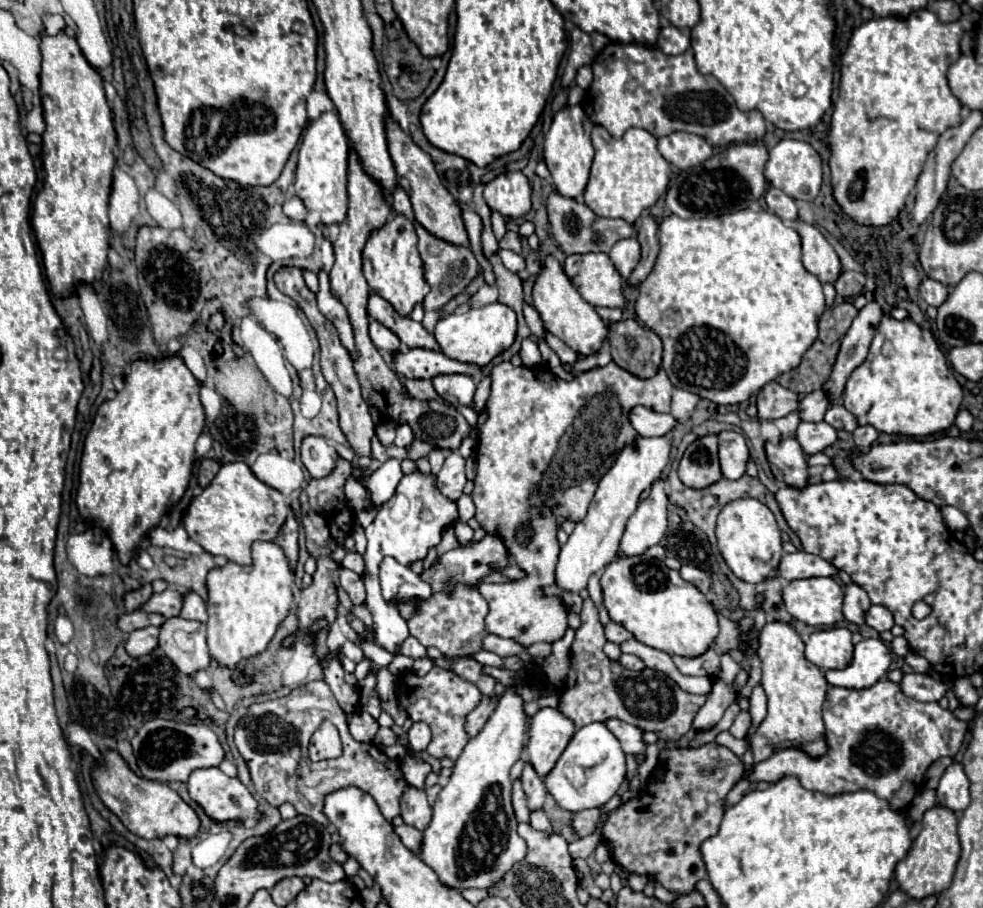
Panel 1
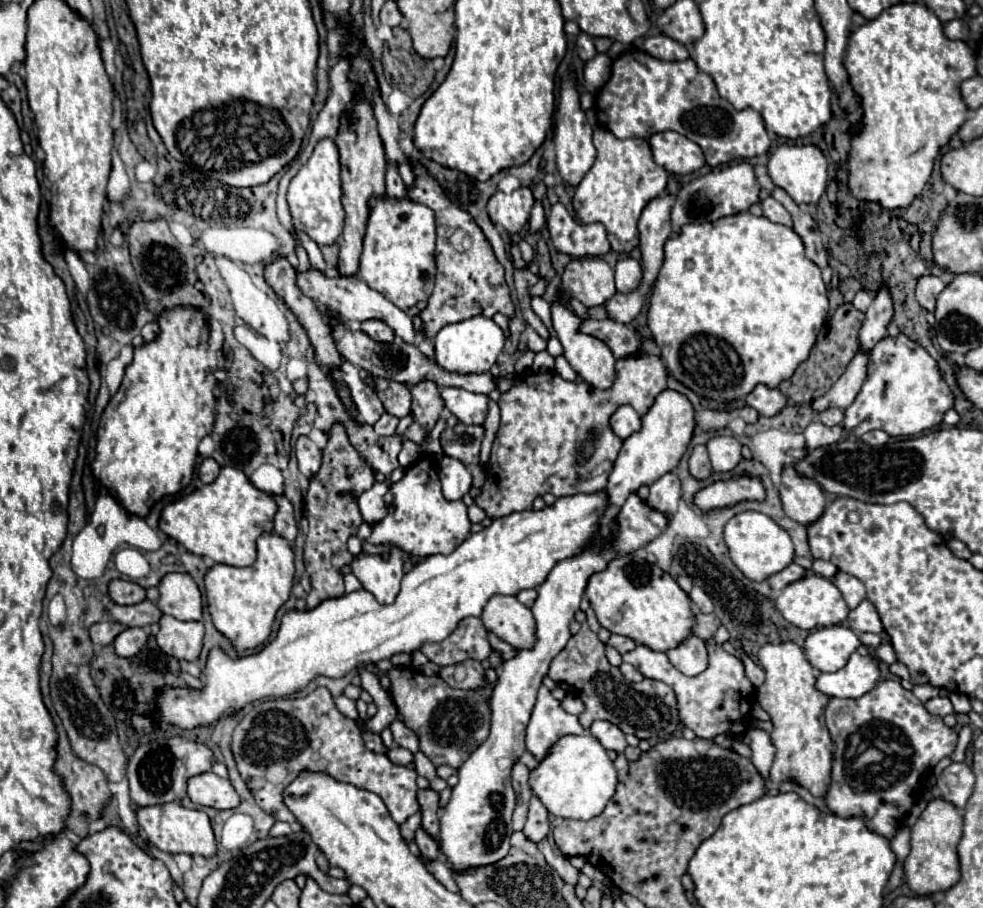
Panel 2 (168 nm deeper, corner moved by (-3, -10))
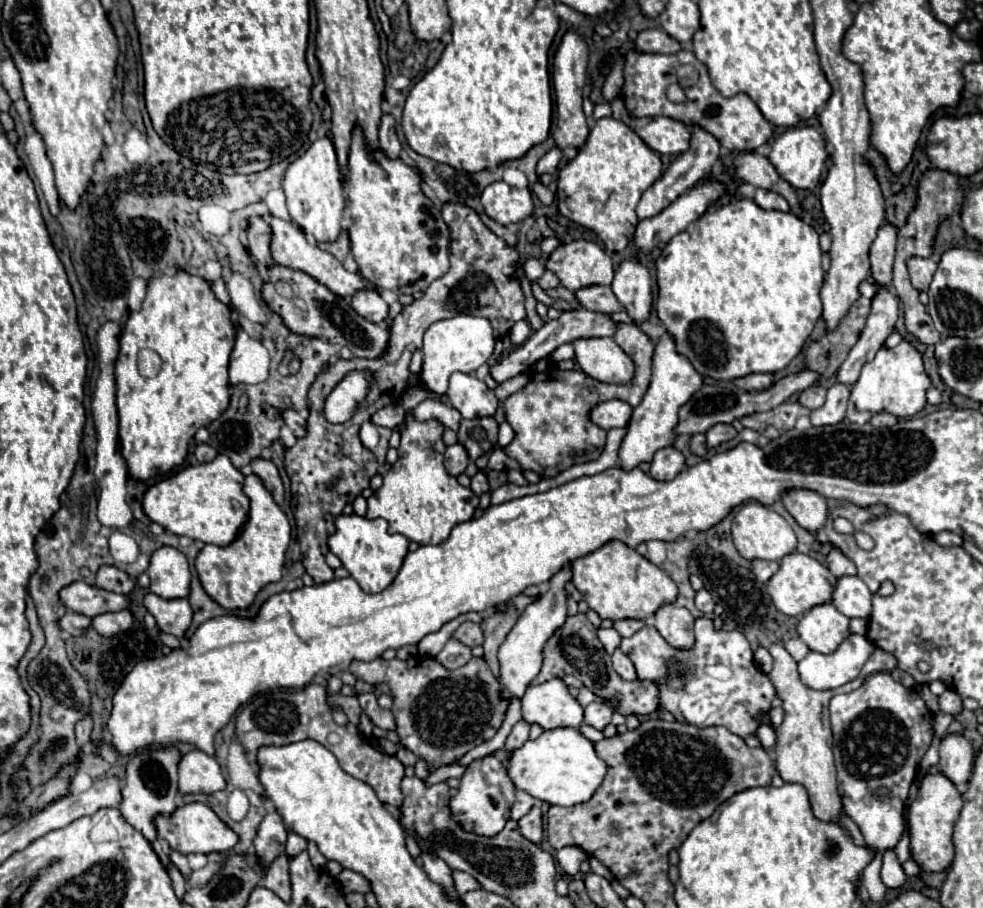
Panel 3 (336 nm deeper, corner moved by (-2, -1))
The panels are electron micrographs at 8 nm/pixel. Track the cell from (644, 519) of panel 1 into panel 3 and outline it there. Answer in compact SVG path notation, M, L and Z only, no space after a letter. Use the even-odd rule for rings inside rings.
M662 448L654 454L654 460L650 464L650 476L654 480L672 480L680 474L684 468L684 456L676 448Z

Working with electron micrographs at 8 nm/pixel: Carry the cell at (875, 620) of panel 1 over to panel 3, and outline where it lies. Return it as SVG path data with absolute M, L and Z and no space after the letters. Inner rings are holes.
M858 576L838 578L838 584L832 596L832 604L848 618L868 620L872 614L872 594ZM844 584L848 586L844 588Z

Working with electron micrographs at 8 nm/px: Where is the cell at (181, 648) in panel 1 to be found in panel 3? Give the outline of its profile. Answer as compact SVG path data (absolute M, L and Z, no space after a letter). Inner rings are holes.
M148 594L144 598L148 612L156 618L158 628L164 634L172 634L176 638L184 638L186 630L192 624L192 608L186 598L176 600L162 600L156 594Z

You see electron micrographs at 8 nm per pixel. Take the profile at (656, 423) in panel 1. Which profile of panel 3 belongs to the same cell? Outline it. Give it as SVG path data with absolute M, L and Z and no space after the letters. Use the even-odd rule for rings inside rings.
M608 400L592 408L590 418L604 430L610 428L626 428L632 416L632 406L624 400Z

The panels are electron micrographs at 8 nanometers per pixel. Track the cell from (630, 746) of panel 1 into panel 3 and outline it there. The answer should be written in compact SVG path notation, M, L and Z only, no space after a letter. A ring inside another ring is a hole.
M592 702L584 708L584 724L596 728L596 730L604 730L612 720L612 708L604 706L602 702Z

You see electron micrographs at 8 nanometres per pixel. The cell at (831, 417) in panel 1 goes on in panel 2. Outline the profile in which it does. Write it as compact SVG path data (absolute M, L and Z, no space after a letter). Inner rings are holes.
M831 407L831 409L825 409L825 411L817 413L817 419L819 419L819 421L823 421L825 425L833 427L833 425L839 425L839 423L843 423L843 413L841 413L841 409L837 409L837 407Z

